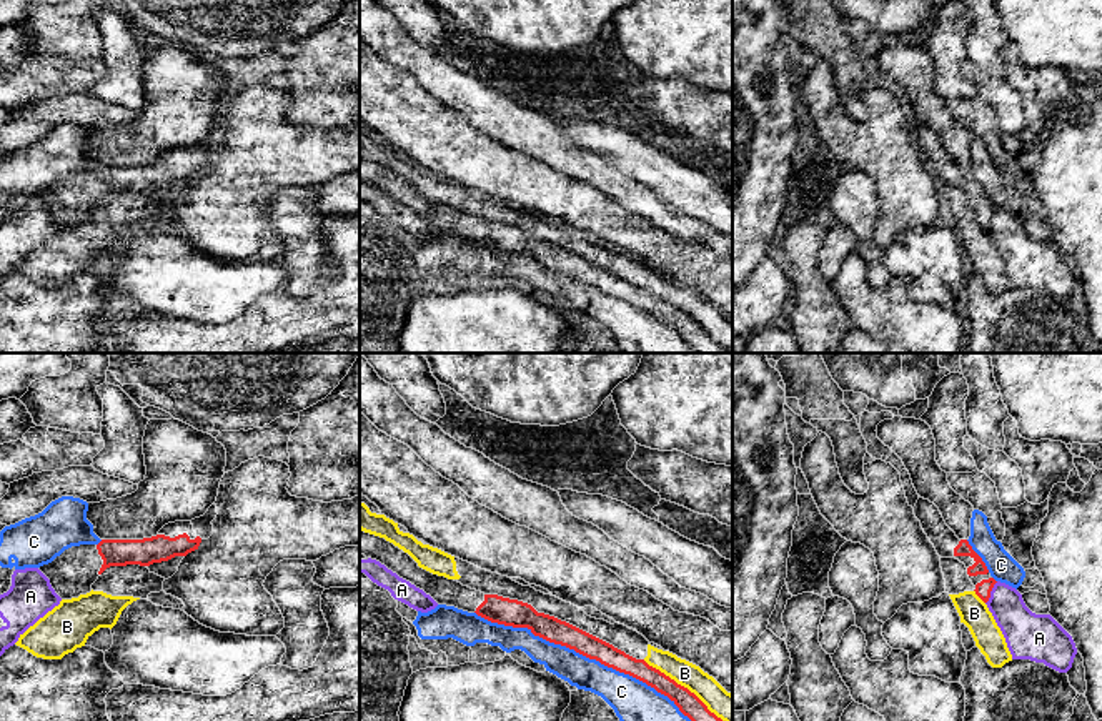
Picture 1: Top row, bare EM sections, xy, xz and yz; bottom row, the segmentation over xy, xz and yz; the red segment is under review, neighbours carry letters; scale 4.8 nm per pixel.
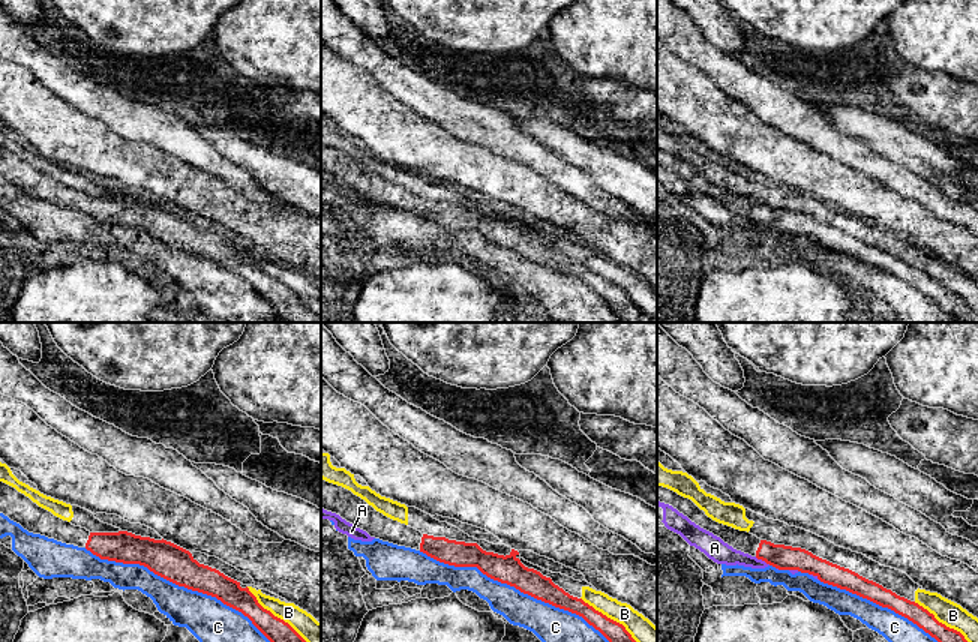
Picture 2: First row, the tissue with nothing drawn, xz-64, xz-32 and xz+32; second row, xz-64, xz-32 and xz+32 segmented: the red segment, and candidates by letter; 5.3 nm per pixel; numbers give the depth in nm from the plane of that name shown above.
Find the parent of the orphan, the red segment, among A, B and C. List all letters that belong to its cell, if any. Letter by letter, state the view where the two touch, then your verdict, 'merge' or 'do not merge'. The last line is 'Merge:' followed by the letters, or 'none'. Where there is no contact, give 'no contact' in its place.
A: yz | do not merge
B: xz | do not merge
C: xz | do not merge
Merge: none

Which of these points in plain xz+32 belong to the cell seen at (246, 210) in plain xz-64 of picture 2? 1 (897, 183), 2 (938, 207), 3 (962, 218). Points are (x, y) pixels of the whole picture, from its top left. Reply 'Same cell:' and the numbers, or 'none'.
Same cell: none

